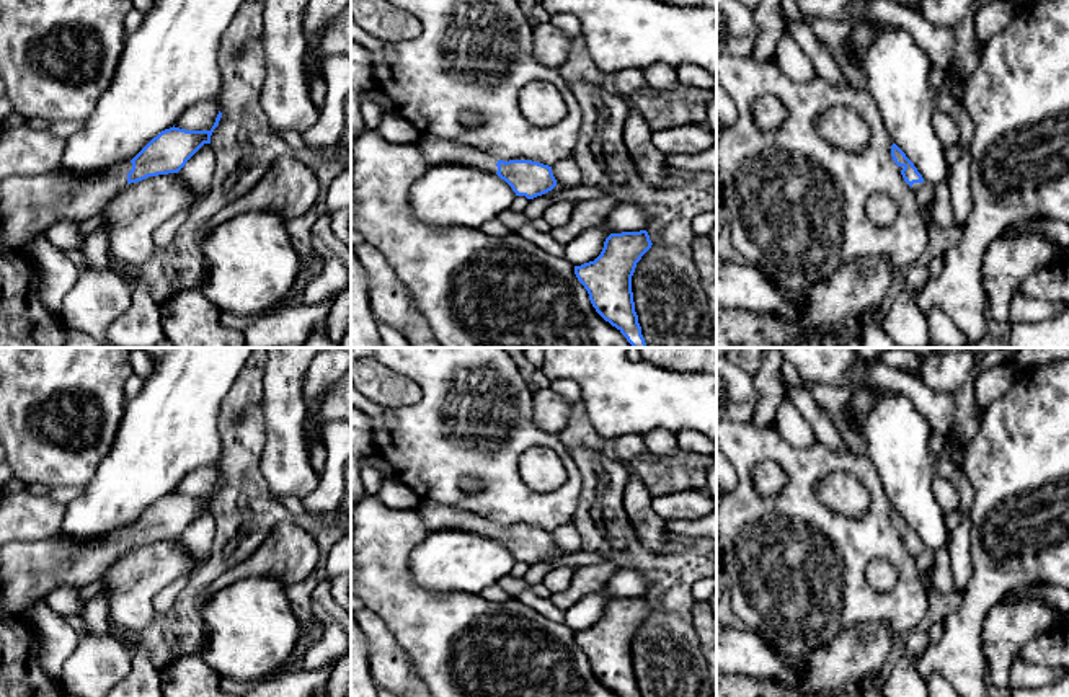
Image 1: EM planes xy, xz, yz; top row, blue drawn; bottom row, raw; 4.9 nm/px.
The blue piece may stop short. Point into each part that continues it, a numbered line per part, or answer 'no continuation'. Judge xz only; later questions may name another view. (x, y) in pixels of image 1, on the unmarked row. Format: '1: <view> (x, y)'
1: xz (436, 516)

